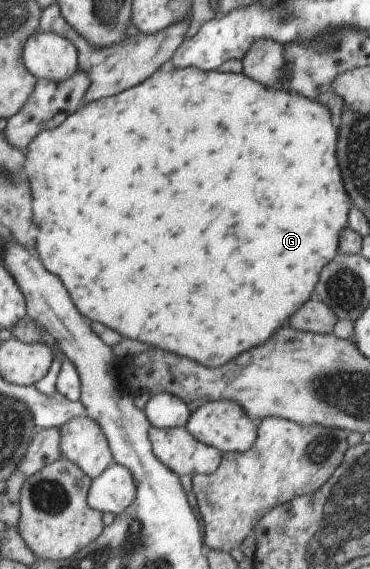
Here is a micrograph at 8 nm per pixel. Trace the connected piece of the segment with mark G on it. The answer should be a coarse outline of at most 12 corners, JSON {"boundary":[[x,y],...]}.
{"boundary":[[166,62],[25,151],[77,311],[216,368],[352,204],[317,100]]}

